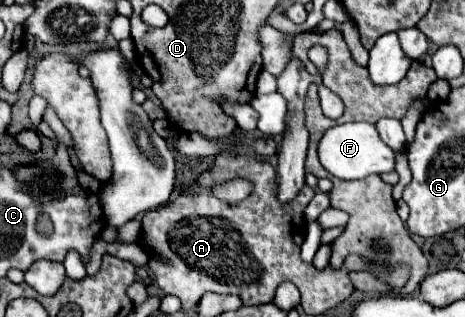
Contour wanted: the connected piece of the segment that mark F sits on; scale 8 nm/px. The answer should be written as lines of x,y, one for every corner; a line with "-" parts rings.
344,123
328,129
318,145
318,155
322,167
338,179
364,179
372,173
380,175
394,169
394,151
380,141
378,131
370,123

